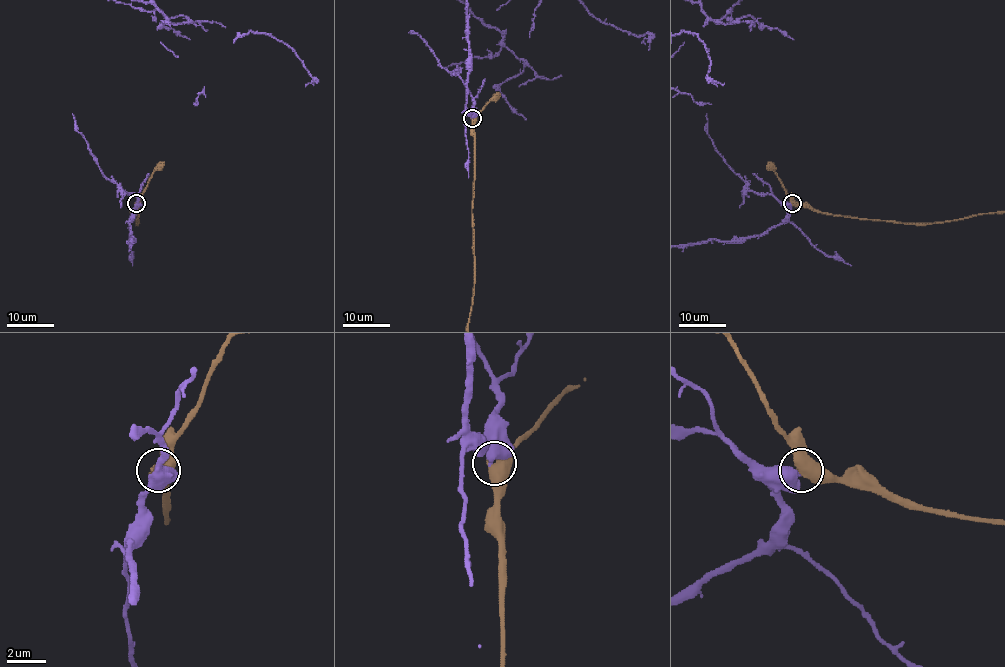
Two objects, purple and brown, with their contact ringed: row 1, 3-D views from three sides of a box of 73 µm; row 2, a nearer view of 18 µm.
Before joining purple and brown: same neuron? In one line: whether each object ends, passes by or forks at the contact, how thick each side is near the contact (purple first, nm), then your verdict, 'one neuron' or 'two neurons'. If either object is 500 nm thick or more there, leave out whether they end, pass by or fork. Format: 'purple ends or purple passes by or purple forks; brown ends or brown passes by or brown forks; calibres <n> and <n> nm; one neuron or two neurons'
calibres 650 and 550 nm; two neurons

